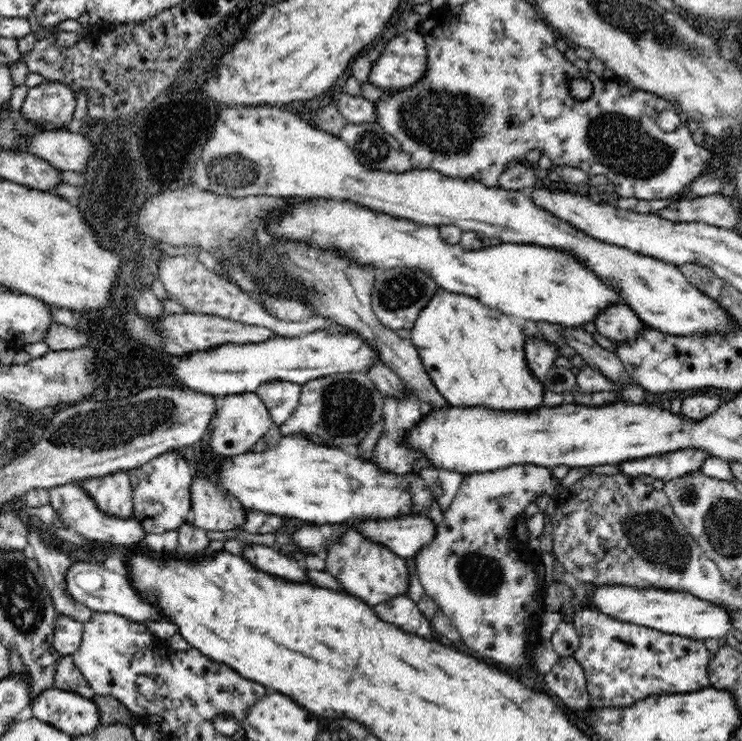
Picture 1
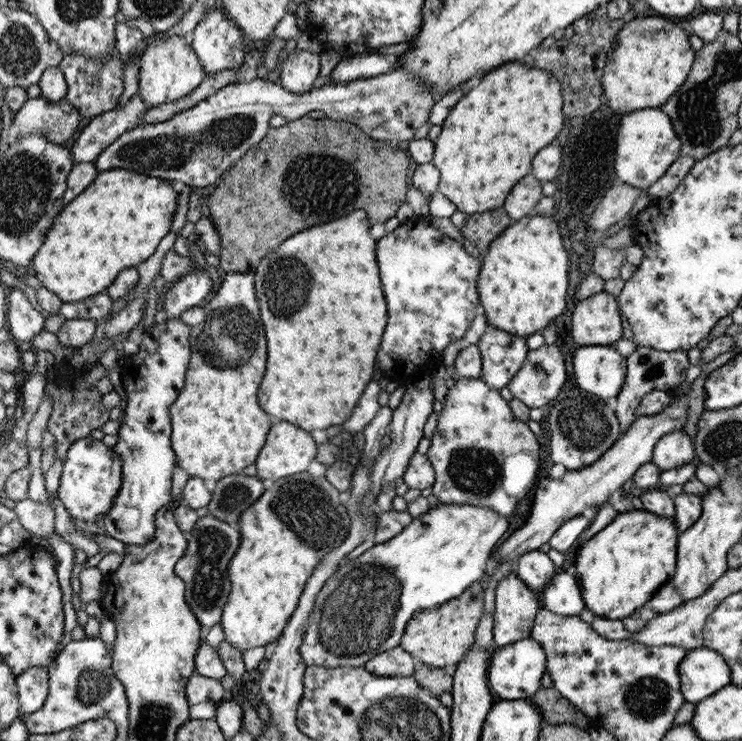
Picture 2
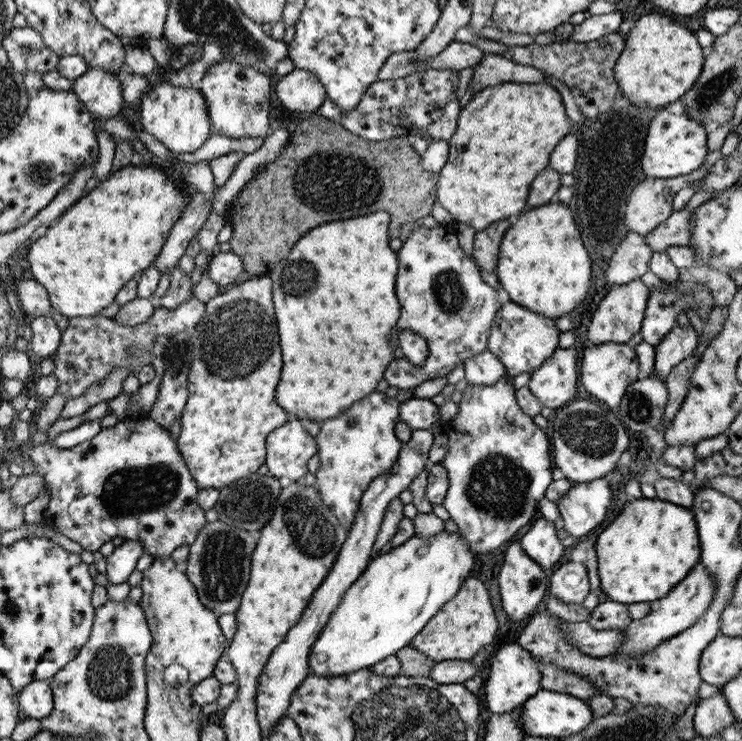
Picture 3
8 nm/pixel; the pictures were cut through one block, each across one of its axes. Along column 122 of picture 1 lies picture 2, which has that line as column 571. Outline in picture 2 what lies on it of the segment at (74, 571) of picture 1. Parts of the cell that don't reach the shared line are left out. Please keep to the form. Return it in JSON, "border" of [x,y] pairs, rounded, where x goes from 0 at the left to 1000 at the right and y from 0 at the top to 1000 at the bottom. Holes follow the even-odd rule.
{"border":[[[749,773],[730,802],[733,822],[756,831],[780,831],[787,822],[787,810],[780,783],[763,773]]]}

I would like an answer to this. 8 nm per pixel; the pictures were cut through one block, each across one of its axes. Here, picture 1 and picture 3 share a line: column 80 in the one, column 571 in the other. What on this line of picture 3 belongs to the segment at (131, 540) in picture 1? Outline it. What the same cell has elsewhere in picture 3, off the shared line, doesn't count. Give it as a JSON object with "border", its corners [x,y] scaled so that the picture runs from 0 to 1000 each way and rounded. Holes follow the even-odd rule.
{"border":[[[813,645],[774,652],[751,677],[753,692],[760,702],[759,713],[776,726],[787,726],[817,699],[822,675],[825,665]]]}

